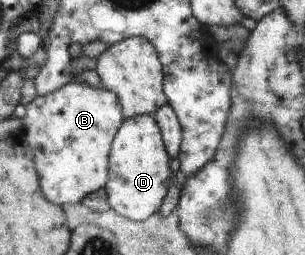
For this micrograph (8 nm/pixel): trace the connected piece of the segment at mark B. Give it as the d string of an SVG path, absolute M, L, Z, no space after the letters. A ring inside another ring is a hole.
M73 81L26 106L24 134L35 158L40 187L50 201L67 209L107 185L115 135L124 123L123 107L113 91Z

